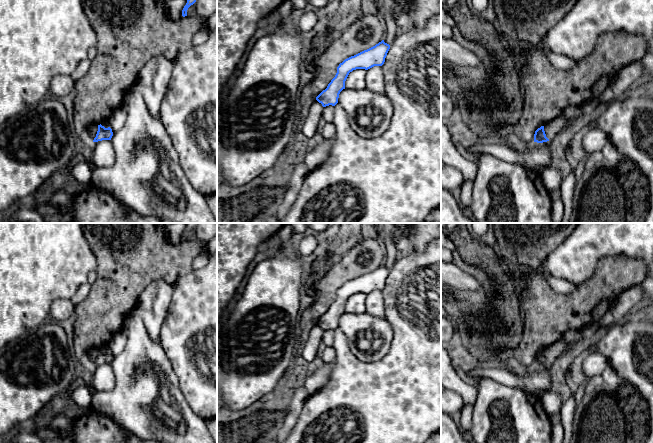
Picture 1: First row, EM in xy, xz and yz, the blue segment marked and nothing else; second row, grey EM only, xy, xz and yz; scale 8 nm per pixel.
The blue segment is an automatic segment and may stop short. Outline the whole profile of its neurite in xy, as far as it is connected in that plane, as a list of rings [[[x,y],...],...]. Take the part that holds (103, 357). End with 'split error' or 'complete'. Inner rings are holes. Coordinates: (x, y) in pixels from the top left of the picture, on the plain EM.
[[[100,348],[98,349],[98,355],[93,366],[98,366],[102,364],[111,364],[112,360],[113,360],[112,353],[110,351],[105,352]]]; complete

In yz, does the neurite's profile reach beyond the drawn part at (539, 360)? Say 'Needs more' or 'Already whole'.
Already whole

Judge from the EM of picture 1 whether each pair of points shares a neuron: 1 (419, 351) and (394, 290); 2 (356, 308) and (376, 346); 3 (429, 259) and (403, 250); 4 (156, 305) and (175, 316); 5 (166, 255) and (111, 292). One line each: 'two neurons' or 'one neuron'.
1: one neuron
2: two neurons
3: two neurons
4: two neurons
5: one neuron

